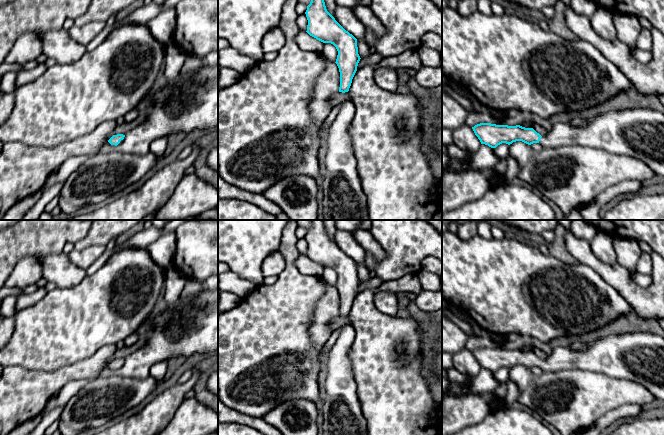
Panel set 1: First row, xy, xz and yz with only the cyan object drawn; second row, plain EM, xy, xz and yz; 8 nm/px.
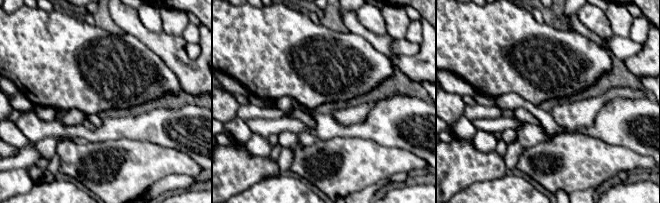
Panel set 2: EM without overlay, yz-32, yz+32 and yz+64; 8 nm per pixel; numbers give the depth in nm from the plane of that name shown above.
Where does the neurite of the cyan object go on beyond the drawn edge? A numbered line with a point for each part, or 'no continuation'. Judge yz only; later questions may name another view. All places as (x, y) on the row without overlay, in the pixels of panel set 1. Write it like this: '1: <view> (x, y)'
1: yz (637, 356)

